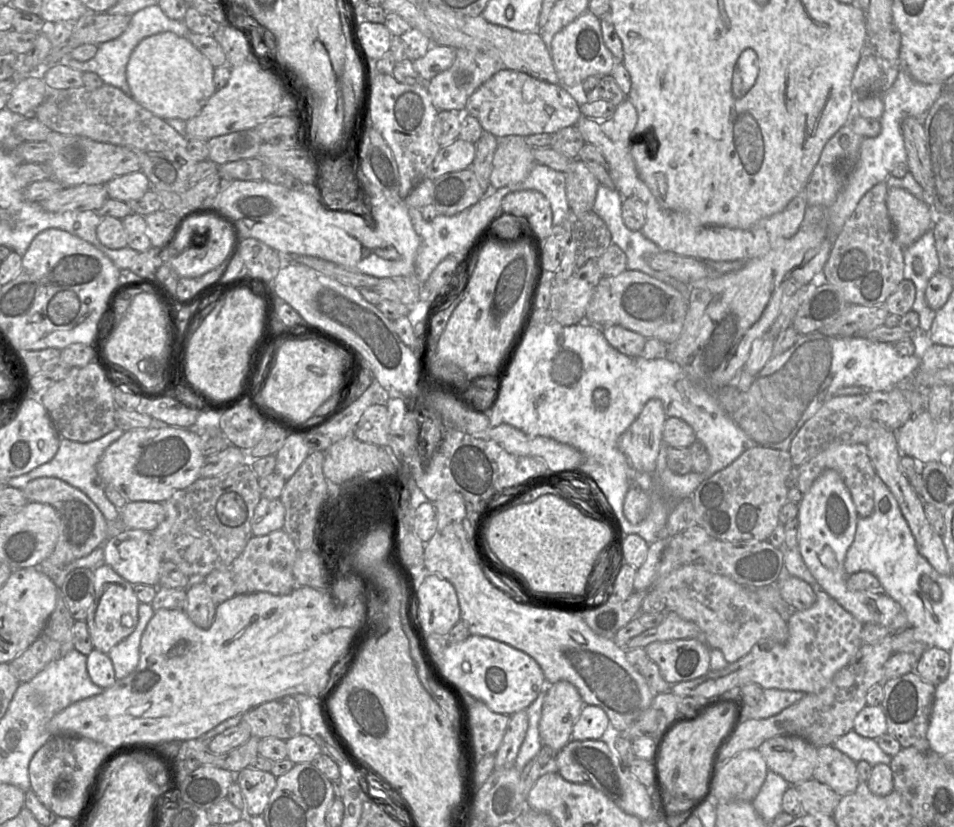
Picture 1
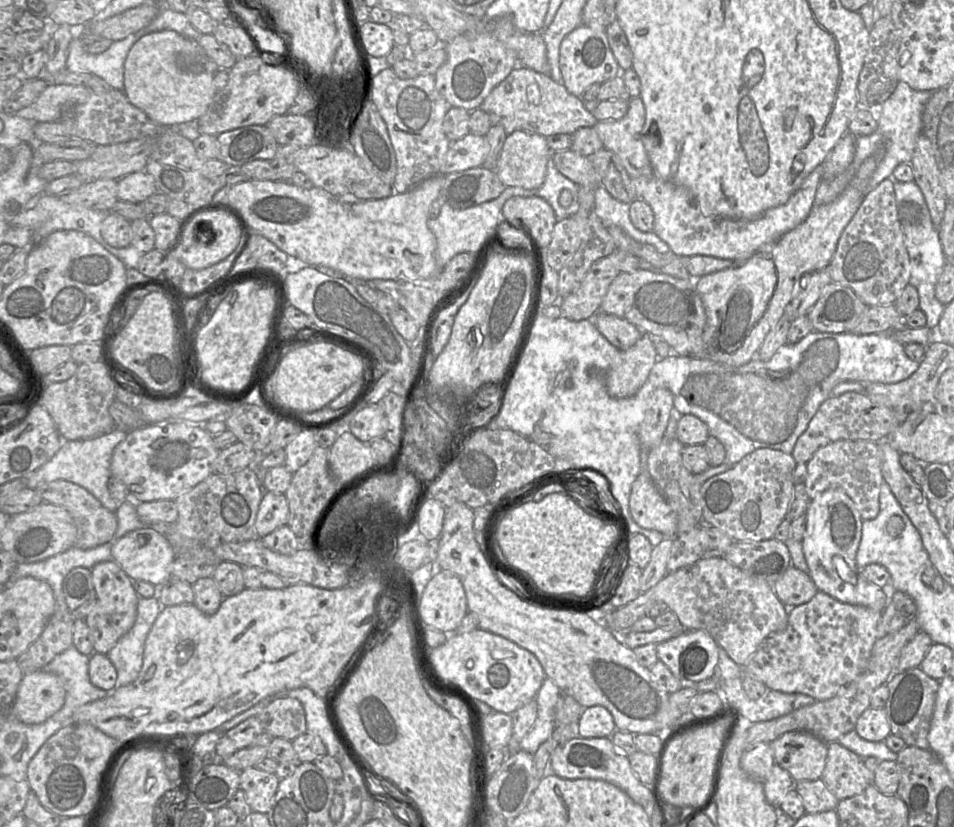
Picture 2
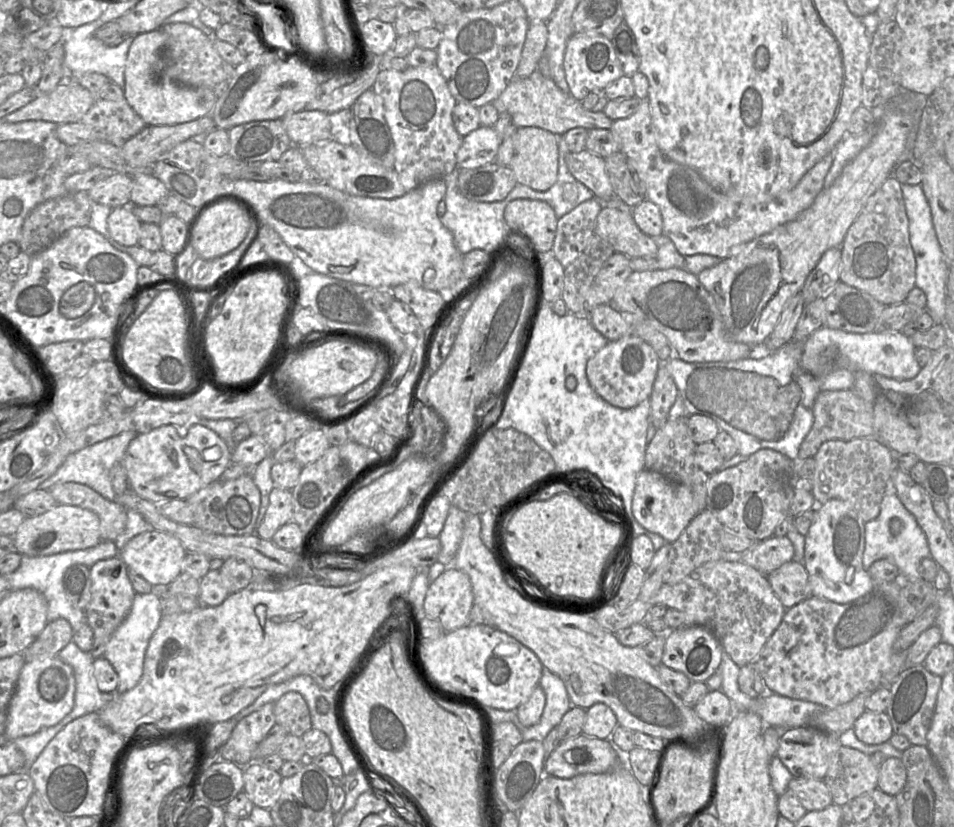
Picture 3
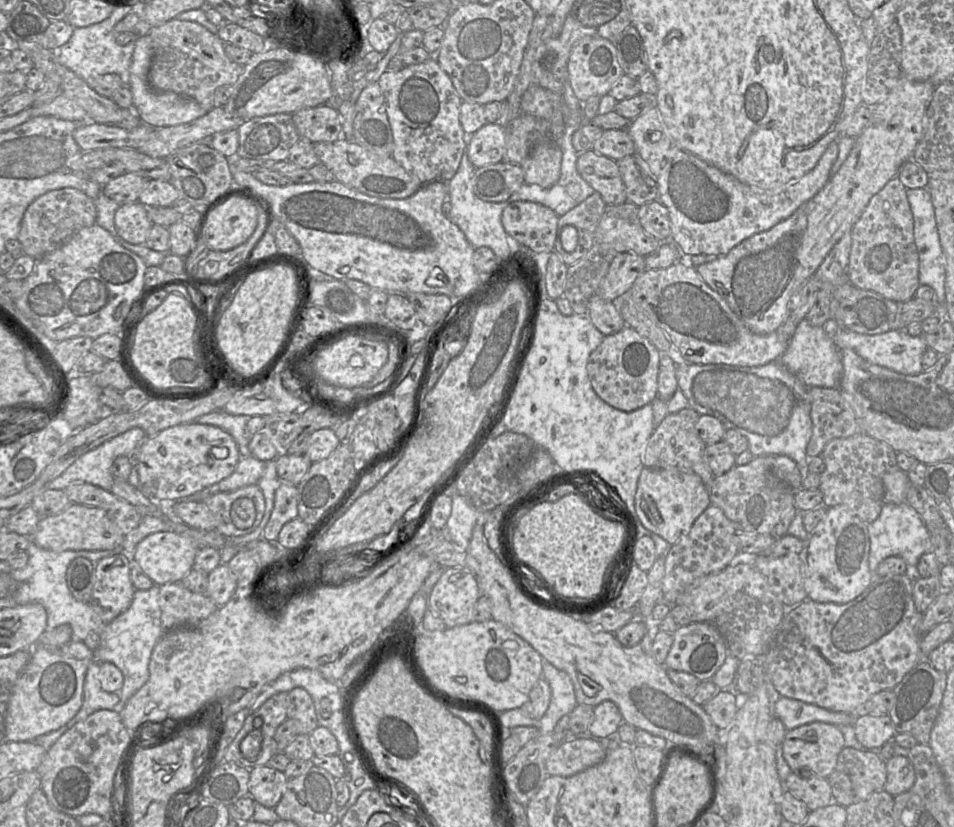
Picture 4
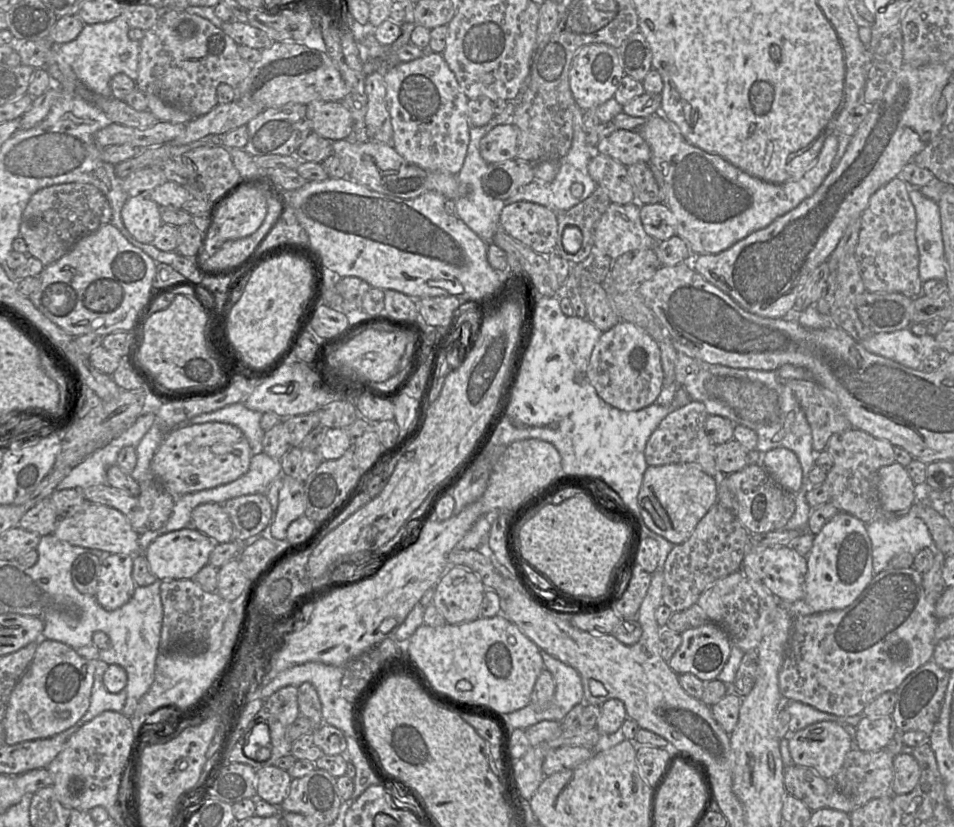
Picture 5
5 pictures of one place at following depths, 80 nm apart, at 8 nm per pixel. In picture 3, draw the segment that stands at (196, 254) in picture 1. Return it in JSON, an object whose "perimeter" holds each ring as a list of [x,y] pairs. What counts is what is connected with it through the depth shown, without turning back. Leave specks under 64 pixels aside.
{"perimeter":[[[233,202],[216,204],[202,213],[189,230],[185,250],[190,246],[205,260],[236,249],[246,238],[251,221]]]}

